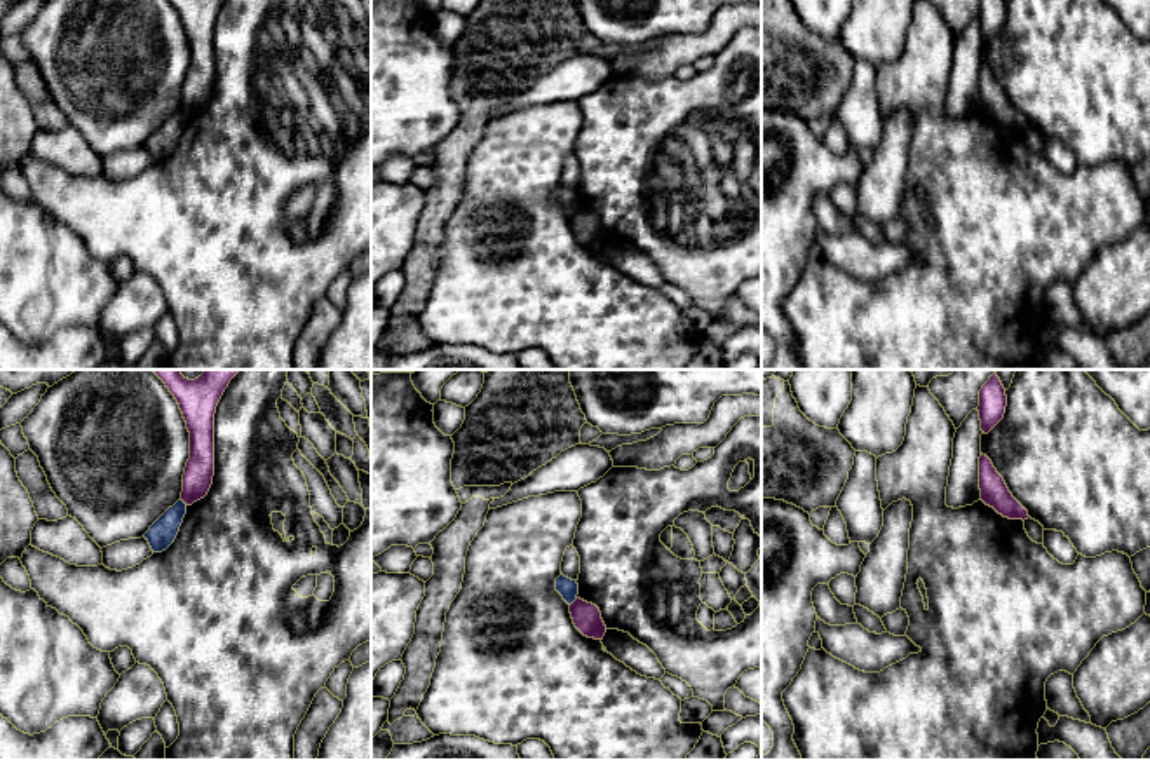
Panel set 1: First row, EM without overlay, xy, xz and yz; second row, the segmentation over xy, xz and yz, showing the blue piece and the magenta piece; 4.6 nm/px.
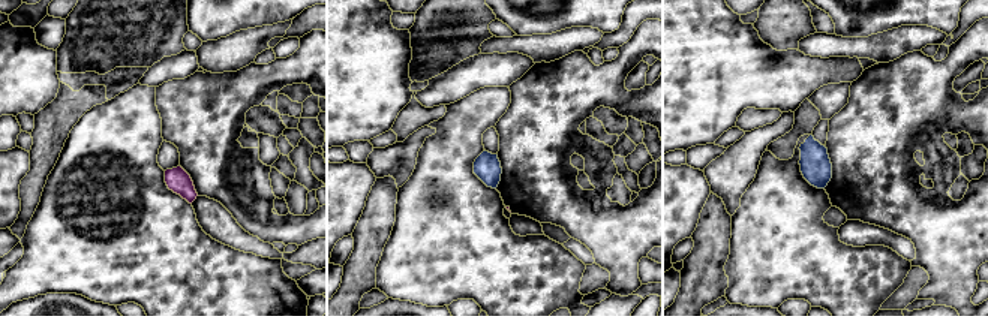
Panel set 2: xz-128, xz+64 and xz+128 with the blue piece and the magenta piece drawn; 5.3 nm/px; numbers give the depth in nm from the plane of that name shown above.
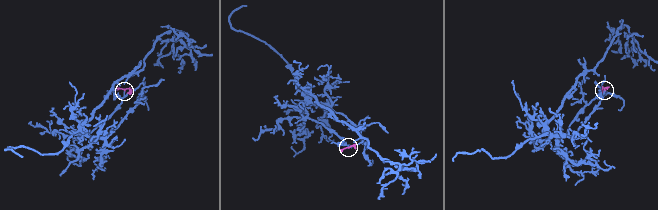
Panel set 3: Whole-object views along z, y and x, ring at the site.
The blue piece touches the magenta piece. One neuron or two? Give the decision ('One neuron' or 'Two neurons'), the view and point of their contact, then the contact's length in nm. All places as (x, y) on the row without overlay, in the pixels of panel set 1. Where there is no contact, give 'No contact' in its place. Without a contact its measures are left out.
Two neurons. Touches blue at xz (574, 210). Shared border 50 nm

